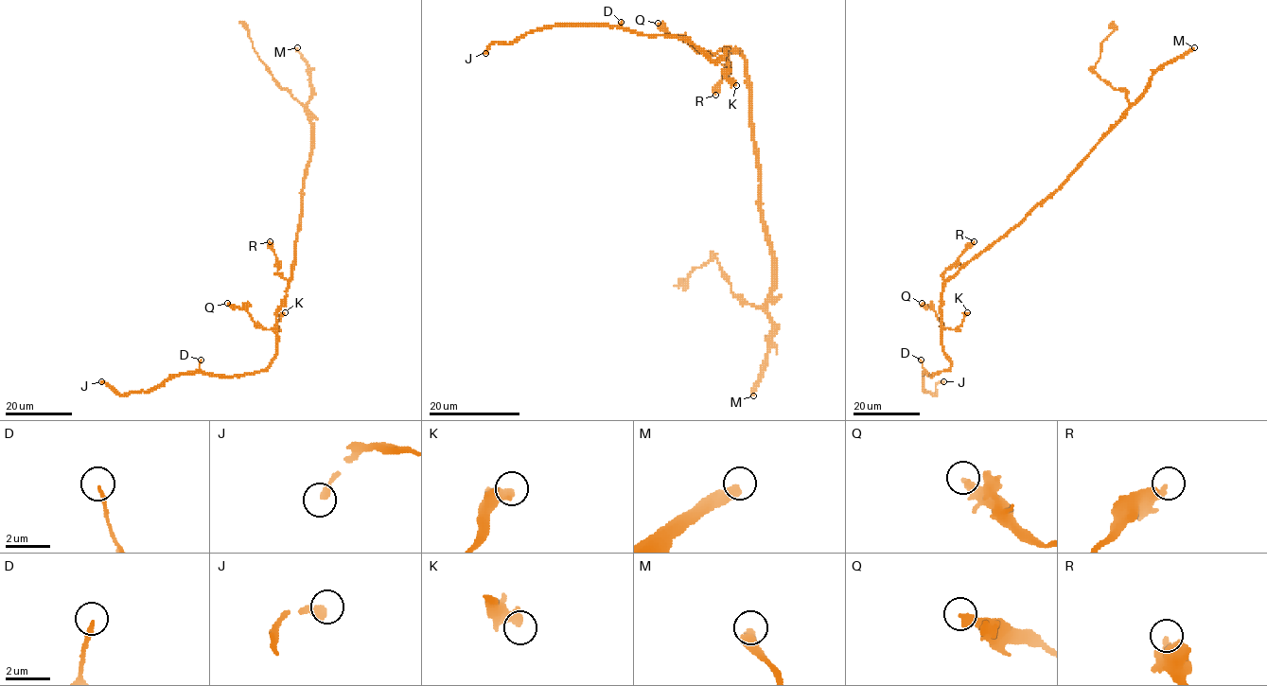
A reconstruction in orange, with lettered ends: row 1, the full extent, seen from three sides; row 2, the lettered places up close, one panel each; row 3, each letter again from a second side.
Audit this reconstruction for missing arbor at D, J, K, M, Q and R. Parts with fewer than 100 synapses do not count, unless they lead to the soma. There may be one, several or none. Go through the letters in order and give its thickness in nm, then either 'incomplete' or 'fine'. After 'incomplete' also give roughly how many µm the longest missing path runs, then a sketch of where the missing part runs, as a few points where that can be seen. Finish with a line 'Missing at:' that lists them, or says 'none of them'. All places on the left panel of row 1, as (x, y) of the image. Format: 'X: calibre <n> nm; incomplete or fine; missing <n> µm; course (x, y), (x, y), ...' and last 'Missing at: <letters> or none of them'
D: calibre 150 nm; fine
J: calibre 240 nm; fine
K: calibre 360 nm; fine
M: calibre 420 nm; incomplete; missing 100 µm; course (297, 47), (297, 38), (307, 25), (315, 37), (310, 27), (303, 26), (321, 26)
Q: calibre 400 nm; fine
R: calibre 280 nm; fine
Missing at: M

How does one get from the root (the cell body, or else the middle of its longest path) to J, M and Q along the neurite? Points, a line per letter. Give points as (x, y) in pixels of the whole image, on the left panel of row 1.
J: (296, 249), (276, 316), (275, 357), (265, 370), (176, 375), (126, 394), (101, 381)
M: (296, 249), (303, 177), (311, 148), (310, 113), (307, 109), (311, 93), (309, 73), (297, 47)
Q: (296, 249), (293, 277), (286, 290), (285, 304), (272, 328), (260, 327), (244, 309), (232, 307), (227, 303)

